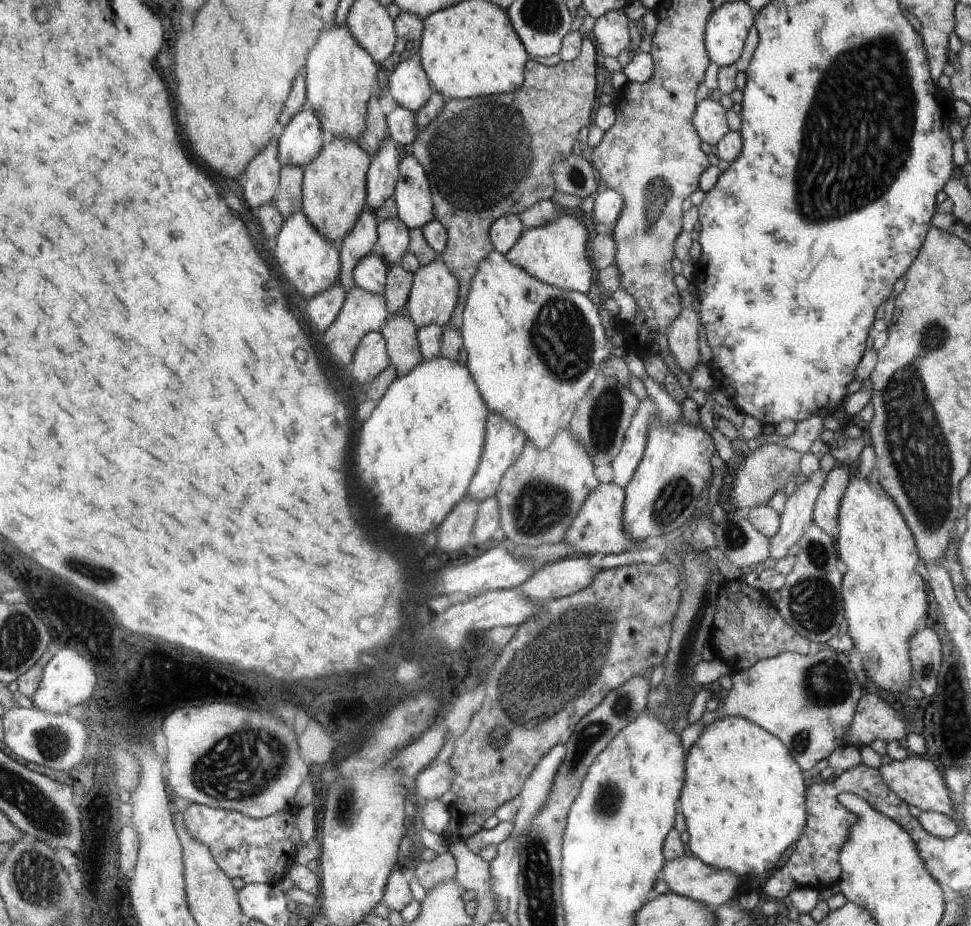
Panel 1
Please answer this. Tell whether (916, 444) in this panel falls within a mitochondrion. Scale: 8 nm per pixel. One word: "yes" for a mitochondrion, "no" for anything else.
yes

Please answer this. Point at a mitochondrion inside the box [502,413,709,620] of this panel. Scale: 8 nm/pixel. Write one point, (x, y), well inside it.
(540, 506)

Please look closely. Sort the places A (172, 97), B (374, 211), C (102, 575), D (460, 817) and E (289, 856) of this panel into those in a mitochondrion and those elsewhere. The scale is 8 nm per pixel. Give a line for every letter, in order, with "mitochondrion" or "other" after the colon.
A: other
B: other
C: mitochondrion
D: other
E: other

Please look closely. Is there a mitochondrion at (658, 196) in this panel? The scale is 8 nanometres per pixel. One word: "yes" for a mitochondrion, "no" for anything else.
yes

